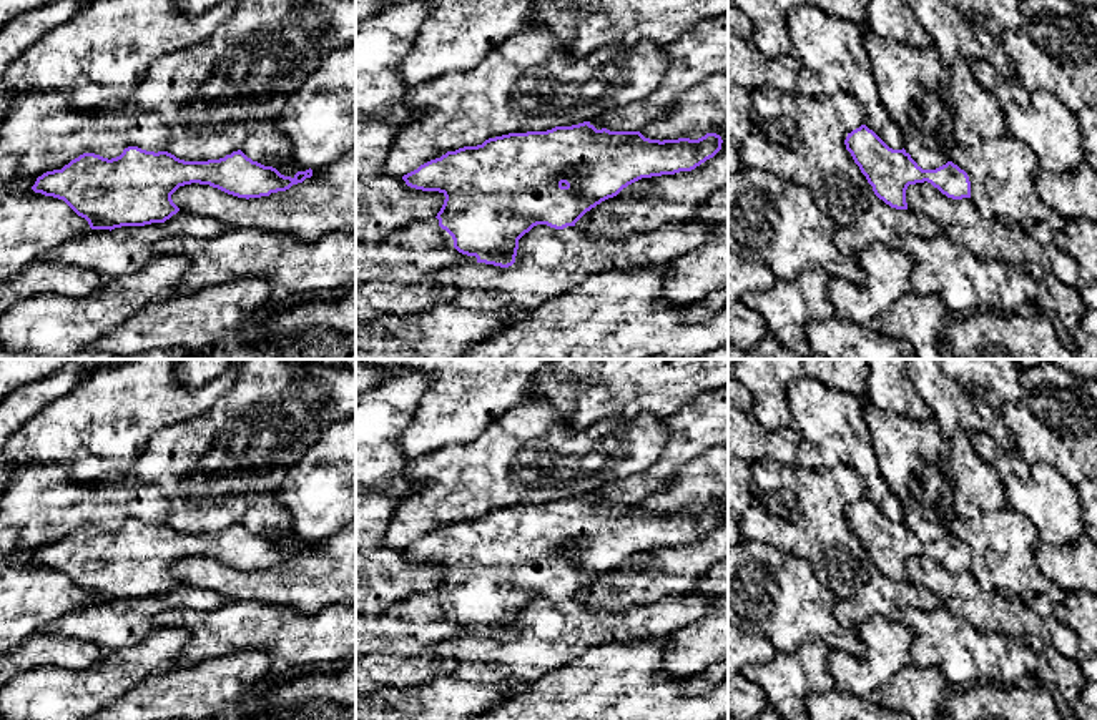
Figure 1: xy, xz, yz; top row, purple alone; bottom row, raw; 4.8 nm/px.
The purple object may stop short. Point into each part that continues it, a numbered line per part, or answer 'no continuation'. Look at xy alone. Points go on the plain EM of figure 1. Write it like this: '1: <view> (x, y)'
no continuation

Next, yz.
no continuation

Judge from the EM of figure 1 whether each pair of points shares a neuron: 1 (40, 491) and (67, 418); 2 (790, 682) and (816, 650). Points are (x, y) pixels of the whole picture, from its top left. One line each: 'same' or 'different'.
1: different
2: same

